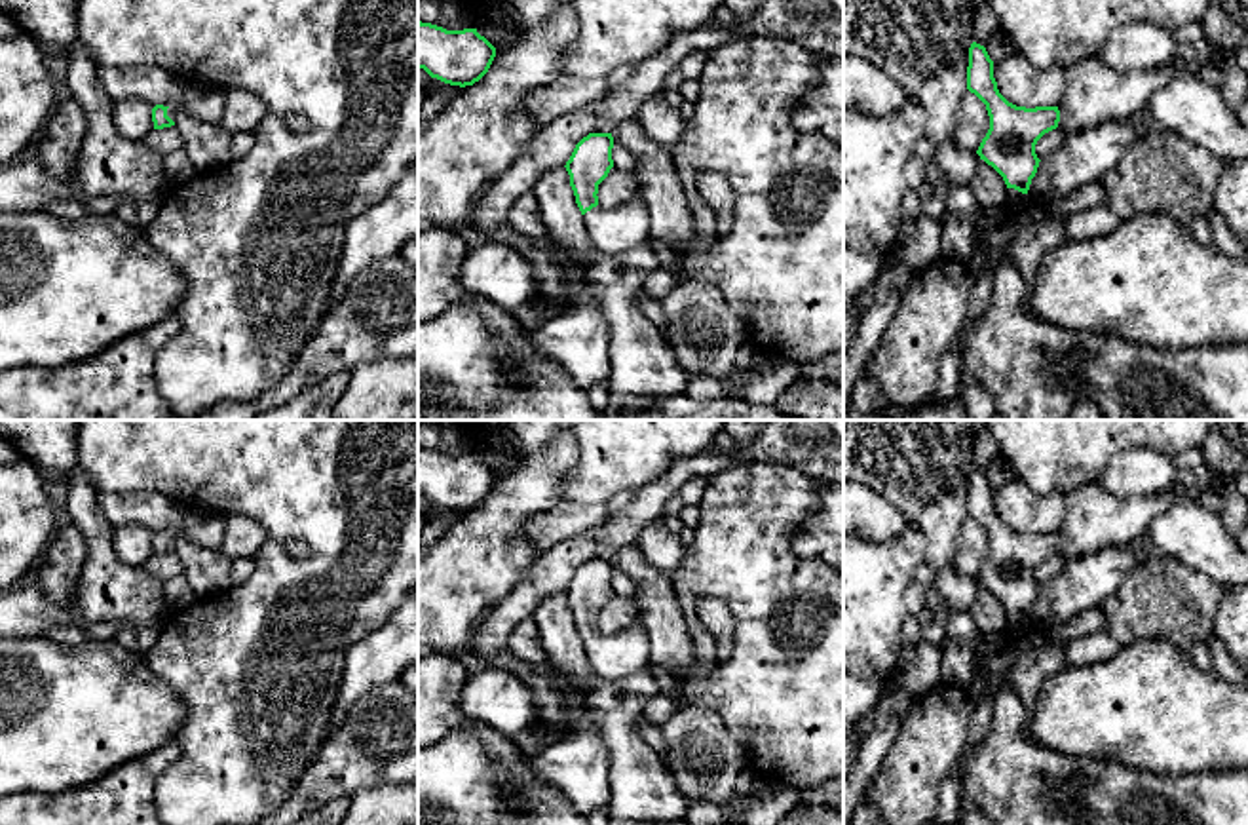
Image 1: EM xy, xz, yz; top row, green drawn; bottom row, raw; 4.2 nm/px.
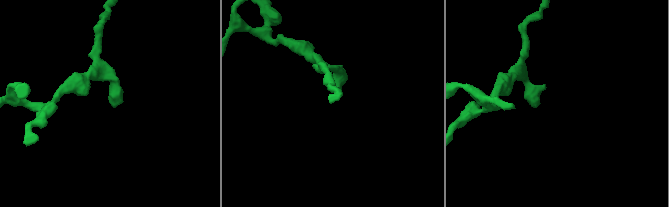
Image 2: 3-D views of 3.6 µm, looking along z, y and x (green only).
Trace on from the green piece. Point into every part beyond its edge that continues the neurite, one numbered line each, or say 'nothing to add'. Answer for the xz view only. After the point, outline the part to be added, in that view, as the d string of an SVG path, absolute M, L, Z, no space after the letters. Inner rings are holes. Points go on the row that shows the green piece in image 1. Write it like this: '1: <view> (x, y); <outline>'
1: xz (612, 230); M638 196L615 209L596 205L583 215L583 222L596 251L617 255L646 241L650 215L646 201Z

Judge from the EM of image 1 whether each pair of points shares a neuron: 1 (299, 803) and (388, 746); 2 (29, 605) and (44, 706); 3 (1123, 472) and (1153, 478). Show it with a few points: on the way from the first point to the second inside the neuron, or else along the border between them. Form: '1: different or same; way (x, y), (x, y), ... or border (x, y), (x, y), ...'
1: same; way (321, 784), (365, 749)
2: different; border (44, 635), (19, 639)
3: same; way (1131, 472), (1146, 472)

